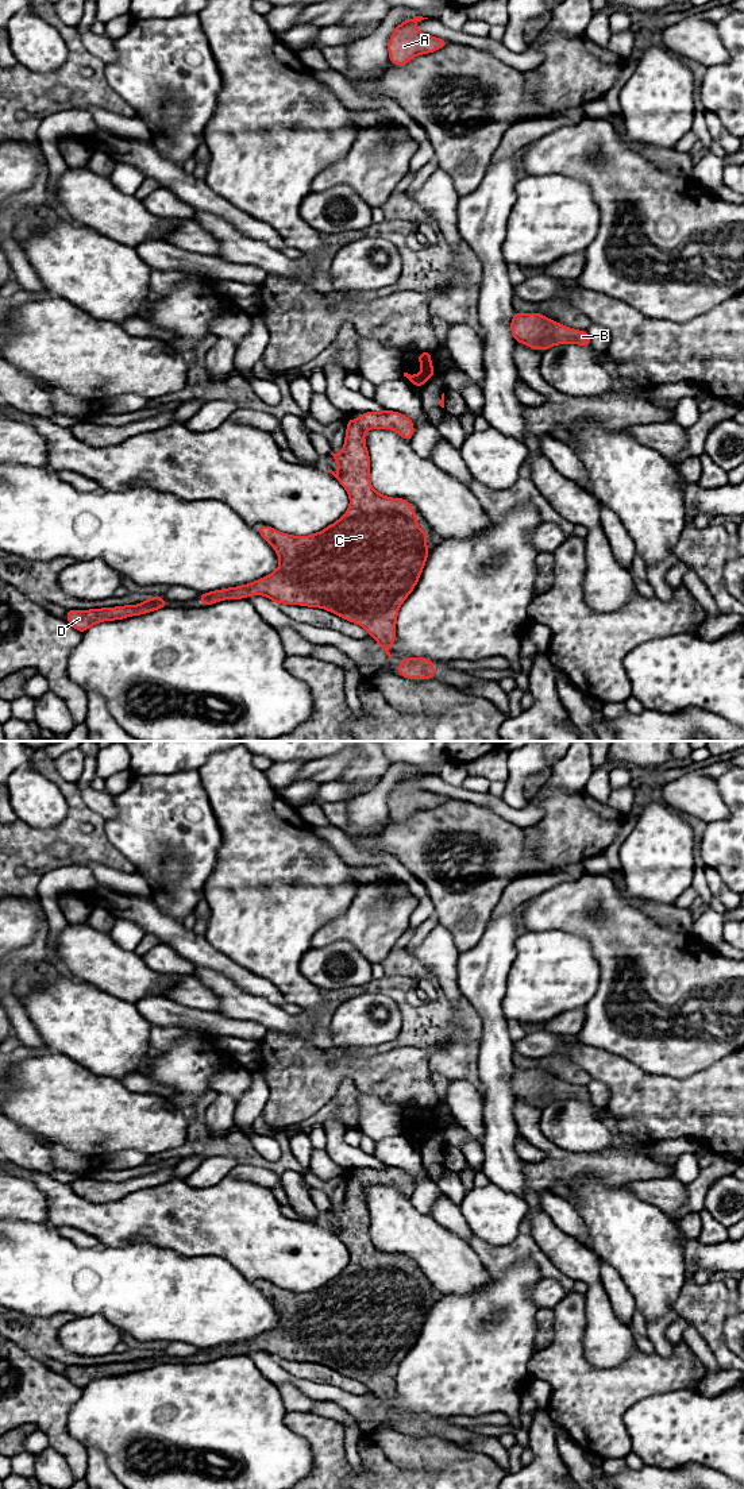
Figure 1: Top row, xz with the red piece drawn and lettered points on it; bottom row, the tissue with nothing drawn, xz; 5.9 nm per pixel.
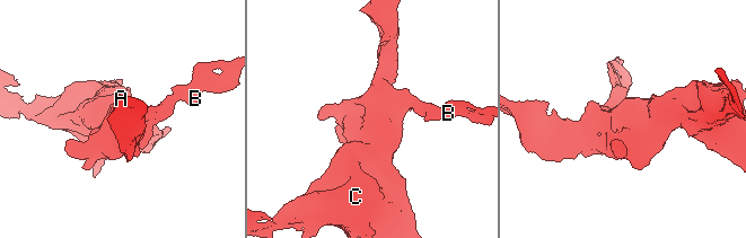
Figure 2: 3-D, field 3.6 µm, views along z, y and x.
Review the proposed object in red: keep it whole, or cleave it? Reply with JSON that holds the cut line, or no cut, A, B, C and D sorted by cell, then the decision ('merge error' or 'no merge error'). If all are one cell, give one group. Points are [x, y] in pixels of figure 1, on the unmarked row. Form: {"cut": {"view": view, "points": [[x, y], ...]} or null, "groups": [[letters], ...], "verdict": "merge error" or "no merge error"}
{"cut": null, "groups": [["A", "B", "C", "D"]], "verdict": "no merge error"}

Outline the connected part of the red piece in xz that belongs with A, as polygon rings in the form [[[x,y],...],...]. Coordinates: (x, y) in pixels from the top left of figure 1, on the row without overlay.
[[[415,772],[398,780],[388,799],[389,815],[394,821],[406,821],[413,813],[437,807],[448,796],[431,792],[415,784],[417,778],[428,774]]]

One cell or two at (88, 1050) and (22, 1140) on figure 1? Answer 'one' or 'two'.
two

